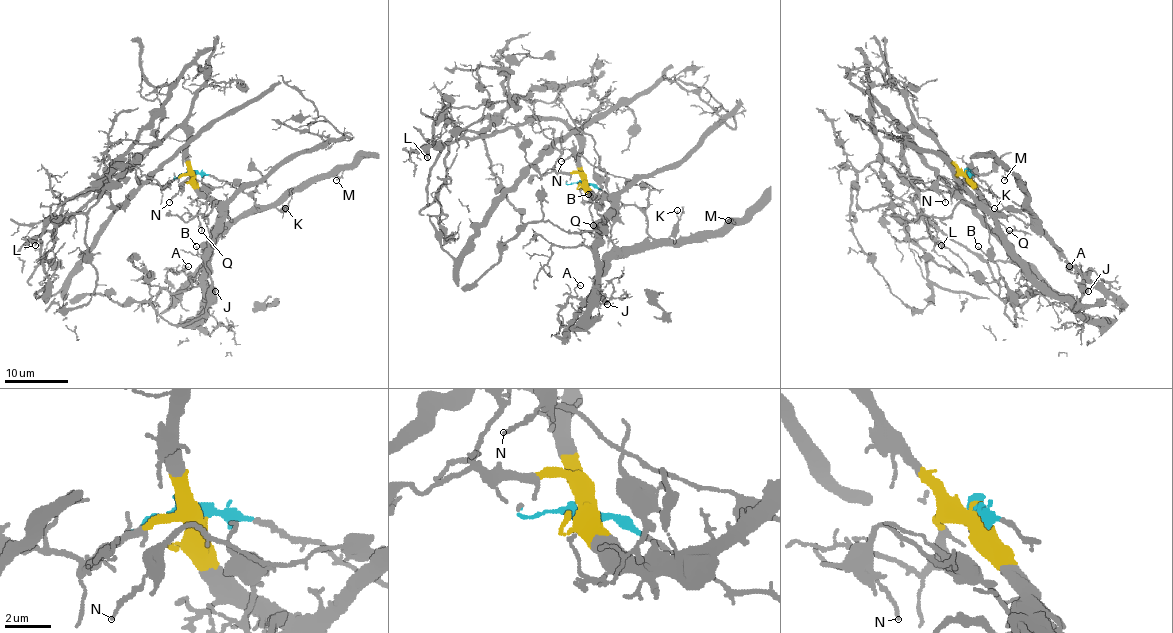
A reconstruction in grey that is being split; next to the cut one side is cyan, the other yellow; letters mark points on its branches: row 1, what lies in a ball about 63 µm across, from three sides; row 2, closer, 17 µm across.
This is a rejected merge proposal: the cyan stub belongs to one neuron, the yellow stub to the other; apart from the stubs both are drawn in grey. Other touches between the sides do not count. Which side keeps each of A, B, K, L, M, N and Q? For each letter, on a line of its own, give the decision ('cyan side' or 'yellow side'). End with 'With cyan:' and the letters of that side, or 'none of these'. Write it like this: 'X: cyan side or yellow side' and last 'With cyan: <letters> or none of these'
A: yellow side
B: cyan side
K: cyan side
L: yellow side
M: cyan side
N: cyan side
Q: yellow side
With cyan: B, K, M, N

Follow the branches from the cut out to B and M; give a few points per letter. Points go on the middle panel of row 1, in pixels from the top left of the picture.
B: (583, 182), (637, 208), (647, 206), (647, 187), (607, 174), (596, 198), (602, 204), (588, 193)
M: (583, 182), (636, 206), (645, 217), (647, 231), (656, 239), (701, 239), (721, 233), (734, 220), (728, 220)

